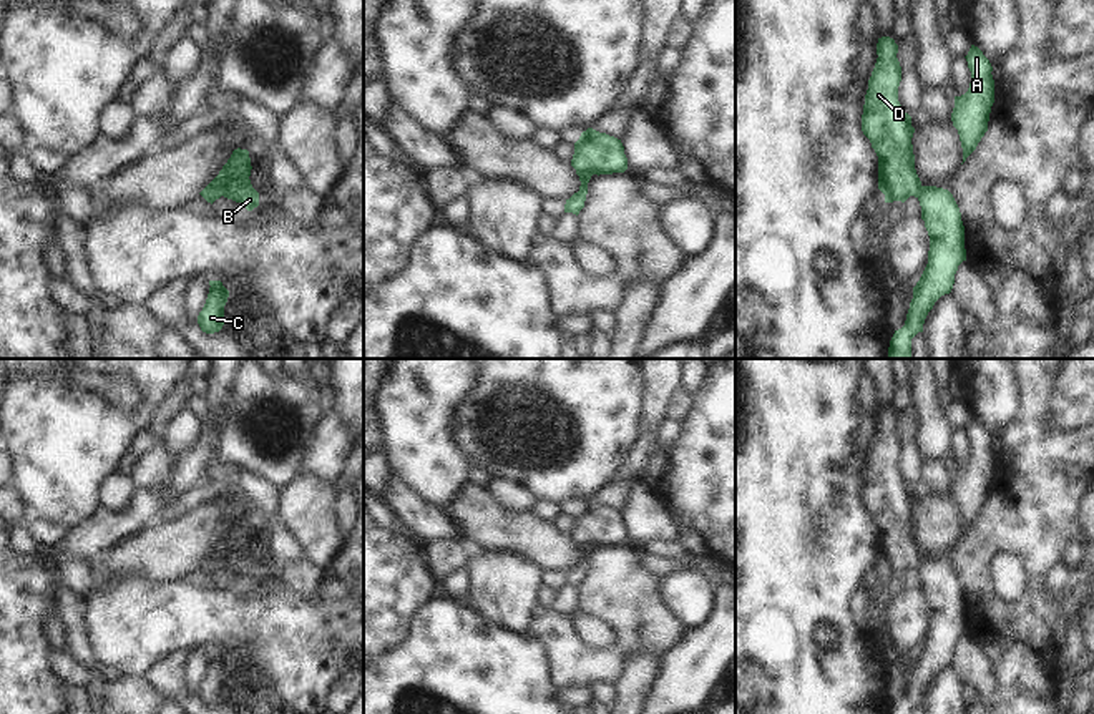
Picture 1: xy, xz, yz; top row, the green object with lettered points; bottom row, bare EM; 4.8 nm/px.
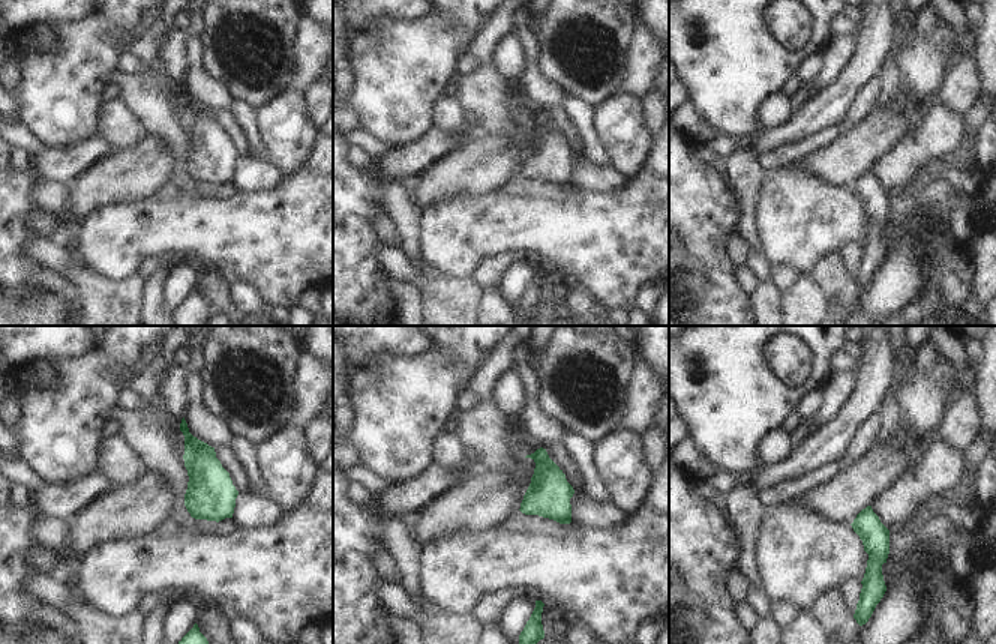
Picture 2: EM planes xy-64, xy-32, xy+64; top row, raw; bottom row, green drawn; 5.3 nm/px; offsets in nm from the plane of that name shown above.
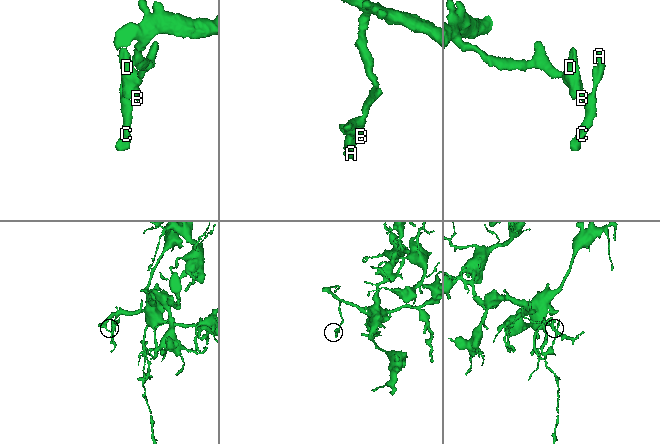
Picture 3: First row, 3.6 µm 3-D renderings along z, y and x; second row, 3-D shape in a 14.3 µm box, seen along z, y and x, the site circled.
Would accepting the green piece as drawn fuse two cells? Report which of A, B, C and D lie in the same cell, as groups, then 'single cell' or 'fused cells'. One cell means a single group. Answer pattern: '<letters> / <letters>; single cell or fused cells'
A B C D; single cell

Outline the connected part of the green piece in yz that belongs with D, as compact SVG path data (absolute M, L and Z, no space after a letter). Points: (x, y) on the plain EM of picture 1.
M890 408L878 410L877 435L865 467L862 503L878 528L878 561L885 575L915 568L930 608L928 636L913 659L905 697L890 714L911 714L935 674L950 666L958 638L966 633L965 598L960 580L948 561L923 558L916 541L911 510L911 488L898 473L901 438L898 417Z

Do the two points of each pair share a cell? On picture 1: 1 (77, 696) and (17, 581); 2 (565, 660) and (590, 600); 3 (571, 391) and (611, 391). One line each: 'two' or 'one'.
1: two
2: one
3: one

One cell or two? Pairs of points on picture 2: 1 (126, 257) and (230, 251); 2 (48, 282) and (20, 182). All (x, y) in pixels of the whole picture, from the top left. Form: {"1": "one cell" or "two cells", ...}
{"1": "one cell", "2": "two cells"}

